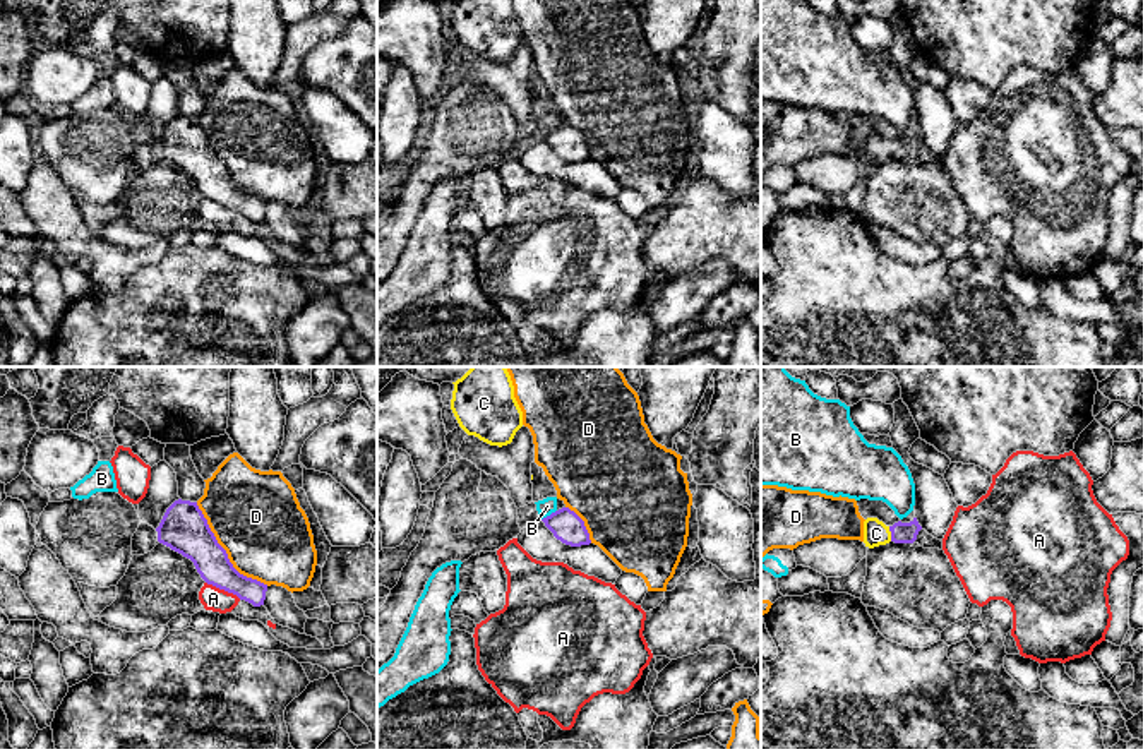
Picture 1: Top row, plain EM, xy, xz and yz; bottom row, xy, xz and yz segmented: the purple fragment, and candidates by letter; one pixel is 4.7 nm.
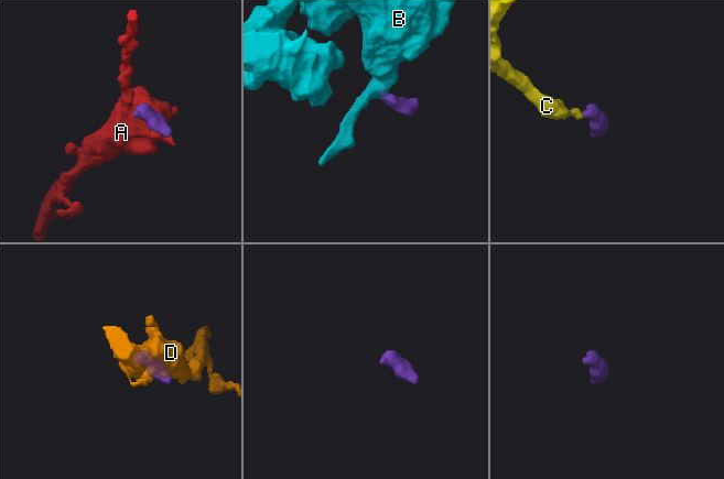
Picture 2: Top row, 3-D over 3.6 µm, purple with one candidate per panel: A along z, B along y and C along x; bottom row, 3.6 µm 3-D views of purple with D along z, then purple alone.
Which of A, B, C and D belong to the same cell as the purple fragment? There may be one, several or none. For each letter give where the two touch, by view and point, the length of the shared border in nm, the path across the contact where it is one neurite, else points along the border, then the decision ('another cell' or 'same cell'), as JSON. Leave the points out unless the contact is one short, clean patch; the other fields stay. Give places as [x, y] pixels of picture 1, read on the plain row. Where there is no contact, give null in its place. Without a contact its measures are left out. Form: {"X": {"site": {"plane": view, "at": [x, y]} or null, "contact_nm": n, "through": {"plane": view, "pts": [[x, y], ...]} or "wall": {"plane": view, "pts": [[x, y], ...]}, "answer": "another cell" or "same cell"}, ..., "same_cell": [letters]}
{"A": {"site": {"plane": "xy", "at": [223, 204]}, "contact_nm": 190, "answer": "another cell"}, "B": {"site": {"plane": "xz", "at": [550, 131]}, "contact_nm": 90, "wall": {"plane": "xz", "pts": [[556, 125], [542, 136]]}, "answer": "another cell"}, "C": {"site": {"plane": "yz", "at": [891, 149]}, "contact_nm": 70, "through": {"plane": "yz", "pts": [[900, 148], [891, 149], [876, 149]]}, "answer": "same cell"}, "D": {"site": {"plane": "xy", "at": [225, 168]}, "contact_nm": 500, "answer": "another cell"}, "same_cell": ["C"]}

